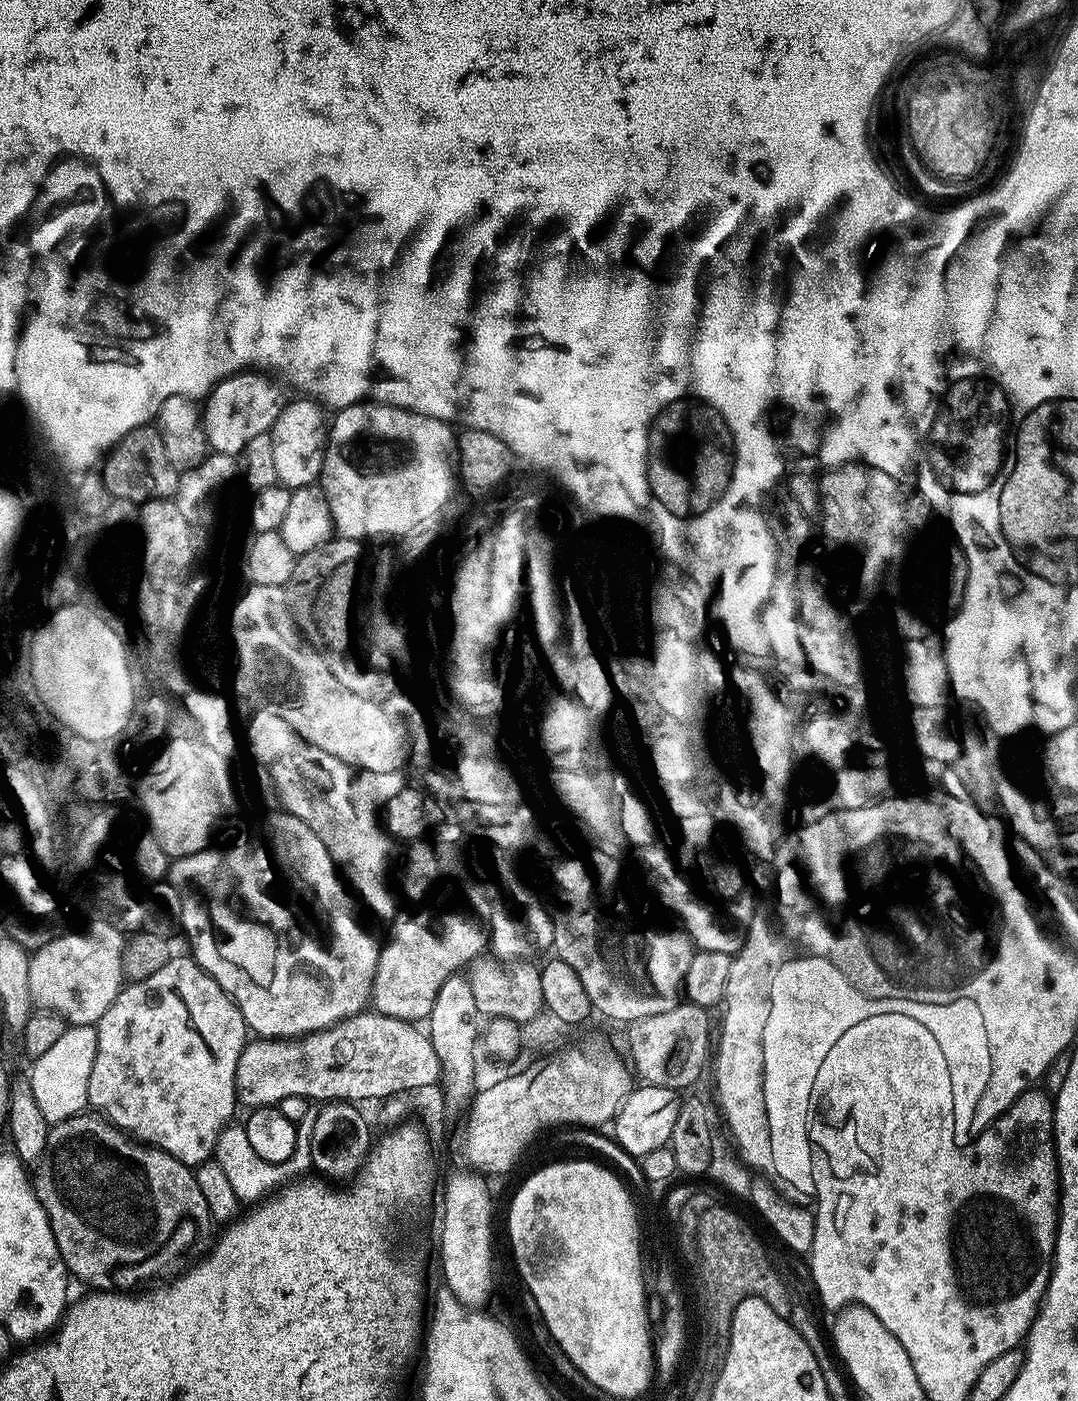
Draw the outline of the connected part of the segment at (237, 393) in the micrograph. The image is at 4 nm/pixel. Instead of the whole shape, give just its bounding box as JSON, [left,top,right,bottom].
[202,374,282,458]

